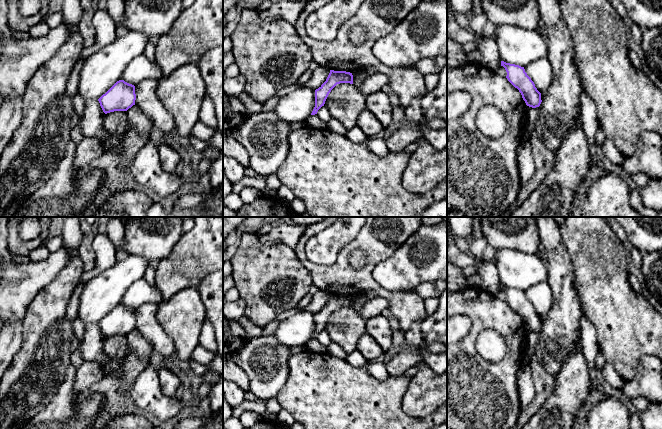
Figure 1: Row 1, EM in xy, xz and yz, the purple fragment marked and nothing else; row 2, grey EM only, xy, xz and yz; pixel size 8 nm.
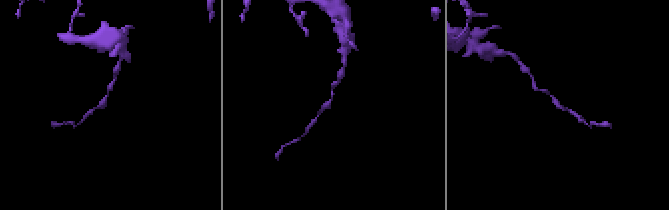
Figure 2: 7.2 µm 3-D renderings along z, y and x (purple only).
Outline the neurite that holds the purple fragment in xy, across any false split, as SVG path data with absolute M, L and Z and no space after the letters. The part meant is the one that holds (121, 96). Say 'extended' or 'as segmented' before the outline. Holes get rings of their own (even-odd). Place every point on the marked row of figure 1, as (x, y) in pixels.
as segmented; M124 80L117 81L98 99L105 114L114 111L127 111L135 105L135 100L135 86Z

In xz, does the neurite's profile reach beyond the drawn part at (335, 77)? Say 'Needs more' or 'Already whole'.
Already whole

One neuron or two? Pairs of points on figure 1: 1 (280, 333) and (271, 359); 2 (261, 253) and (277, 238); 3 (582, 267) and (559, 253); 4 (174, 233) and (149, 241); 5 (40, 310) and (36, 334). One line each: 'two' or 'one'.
1: two
2: two
3: two
4: one
5: one

